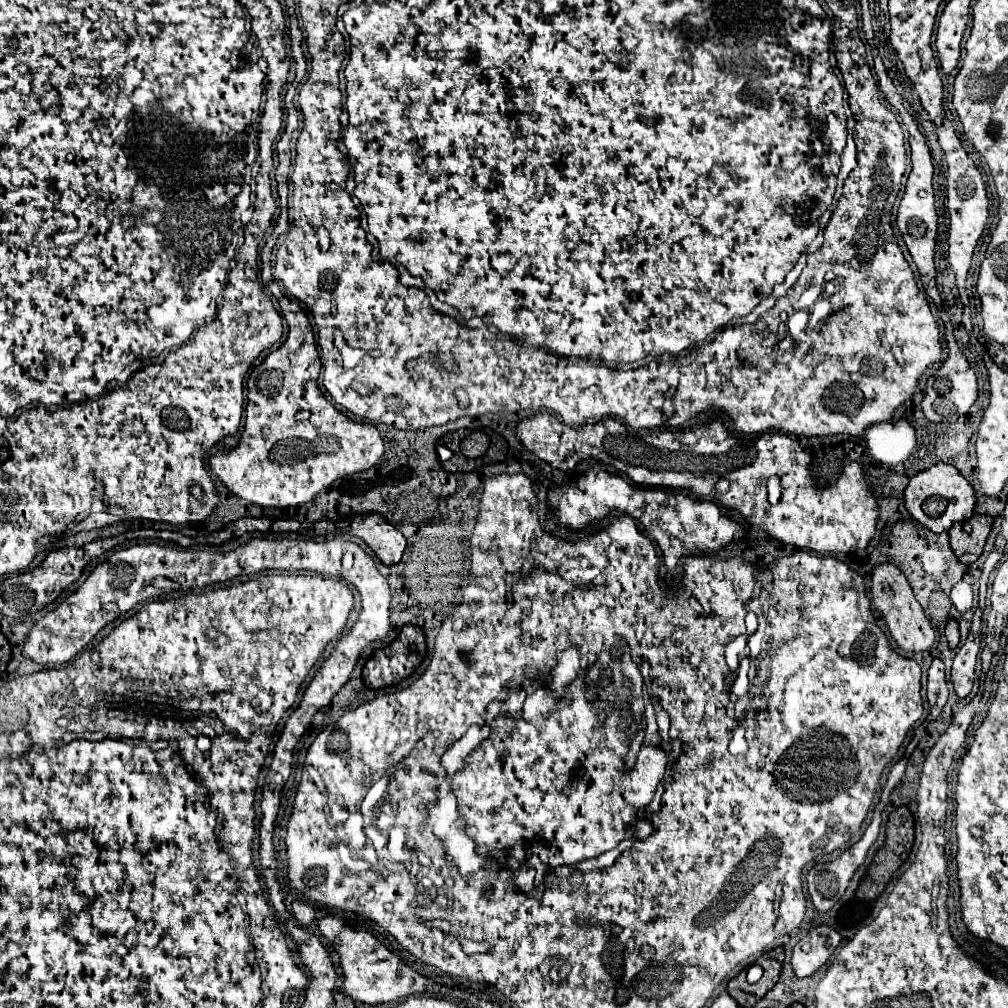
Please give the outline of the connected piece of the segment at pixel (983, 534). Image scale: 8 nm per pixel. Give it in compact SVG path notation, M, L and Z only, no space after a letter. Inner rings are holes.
M973 515L969 521L955 523L949 529L951 549L963 565L971 565L979 559L979 555L983 553L987 535L991 531L991 525L993 525L993 517Z

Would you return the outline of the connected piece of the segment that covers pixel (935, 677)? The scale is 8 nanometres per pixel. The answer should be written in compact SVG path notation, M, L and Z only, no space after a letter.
M933 659L929 669L927 701L929 701L929 719L937 719L941 715L943 705L947 703L947 679L945 679L945 665L941 659Z

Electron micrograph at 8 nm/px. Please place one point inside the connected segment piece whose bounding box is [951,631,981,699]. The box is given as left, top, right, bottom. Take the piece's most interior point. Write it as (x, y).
(963, 672)

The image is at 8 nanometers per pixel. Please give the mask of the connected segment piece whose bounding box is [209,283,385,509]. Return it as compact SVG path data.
M277 283L269 285L269 291L273 297L277 297L281 315L289 325L287 339L279 349L275 349L265 357L263 365L251 371L251 377L247 381L249 411L245 417L245 431L241 435L239 447L233 451L219 451L215 457L209 459L209 467L227 485L227 489L233 495L261 507L285 509L313 501L323 487L329 487L339 477L371 469L383 457L385 449L383 449L383 439L375 425L351 421L347 415L339 413L325 399L325 395L317 387L321 361L307 313L297 301L285 299Z

